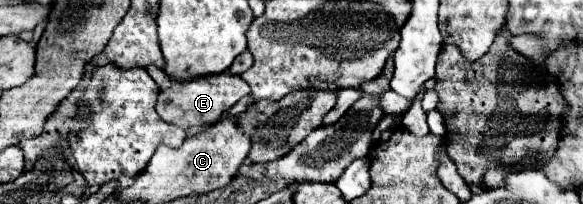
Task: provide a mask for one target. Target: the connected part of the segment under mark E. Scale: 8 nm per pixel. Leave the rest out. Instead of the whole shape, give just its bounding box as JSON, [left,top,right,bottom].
[157,74,249,130]

